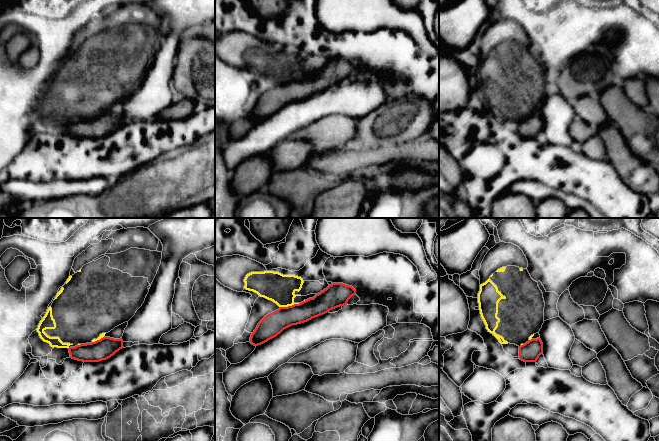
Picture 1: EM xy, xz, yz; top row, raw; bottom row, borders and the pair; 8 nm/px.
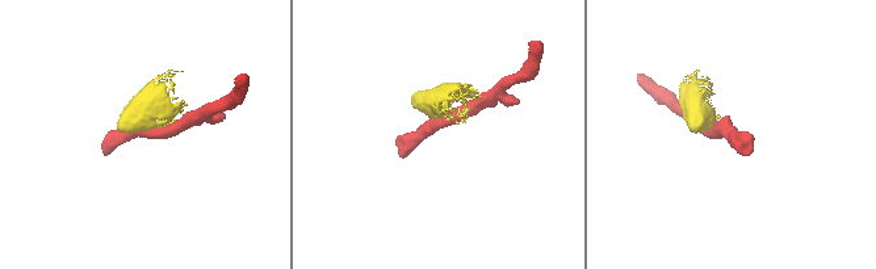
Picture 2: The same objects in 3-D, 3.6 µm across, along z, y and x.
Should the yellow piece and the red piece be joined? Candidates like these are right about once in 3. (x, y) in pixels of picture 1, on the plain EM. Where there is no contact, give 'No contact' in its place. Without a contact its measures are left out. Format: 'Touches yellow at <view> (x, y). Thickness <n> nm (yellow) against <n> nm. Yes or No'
Touches yellow at xz (289, 81). Thickness 240 nm (yellow) against 180 nm. No

